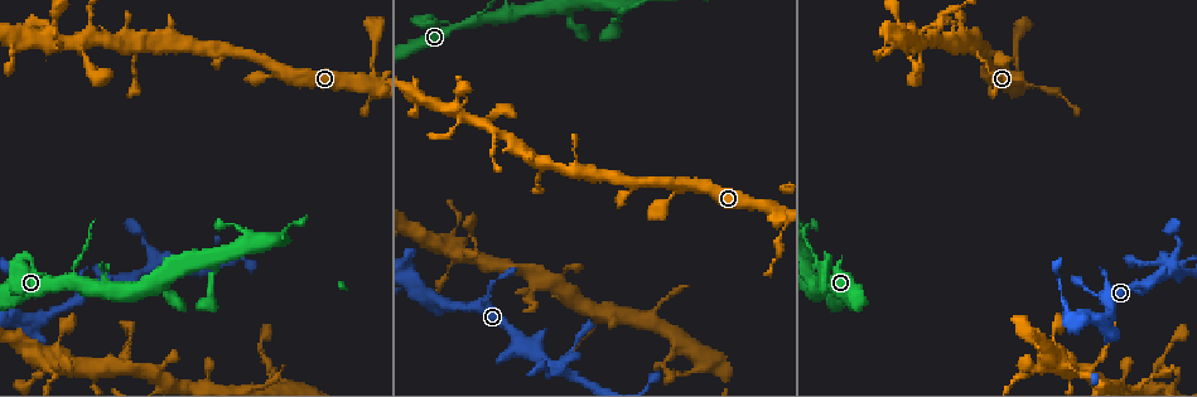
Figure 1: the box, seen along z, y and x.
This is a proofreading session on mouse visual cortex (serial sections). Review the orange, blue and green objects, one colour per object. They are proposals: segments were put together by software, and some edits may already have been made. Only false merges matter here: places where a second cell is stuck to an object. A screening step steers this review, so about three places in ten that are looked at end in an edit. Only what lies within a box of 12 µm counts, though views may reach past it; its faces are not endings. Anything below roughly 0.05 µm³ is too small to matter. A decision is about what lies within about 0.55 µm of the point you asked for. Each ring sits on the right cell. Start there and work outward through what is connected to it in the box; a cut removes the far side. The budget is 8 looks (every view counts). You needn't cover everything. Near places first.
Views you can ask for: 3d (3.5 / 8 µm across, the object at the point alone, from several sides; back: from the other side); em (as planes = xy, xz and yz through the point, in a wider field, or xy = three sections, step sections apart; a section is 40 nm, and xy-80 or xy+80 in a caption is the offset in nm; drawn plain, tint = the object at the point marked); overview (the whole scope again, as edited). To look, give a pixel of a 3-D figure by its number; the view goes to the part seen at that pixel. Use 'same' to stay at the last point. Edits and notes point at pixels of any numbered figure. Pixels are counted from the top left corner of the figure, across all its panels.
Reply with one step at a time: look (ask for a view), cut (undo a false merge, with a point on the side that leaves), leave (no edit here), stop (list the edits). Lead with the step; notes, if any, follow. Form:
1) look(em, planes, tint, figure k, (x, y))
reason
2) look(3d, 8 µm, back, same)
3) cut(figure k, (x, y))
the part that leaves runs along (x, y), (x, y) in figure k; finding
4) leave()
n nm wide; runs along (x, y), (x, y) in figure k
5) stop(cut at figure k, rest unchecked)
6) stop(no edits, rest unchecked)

look(3d, 3.5 µm, back, figure 1, (554, 368))
thick turns thin

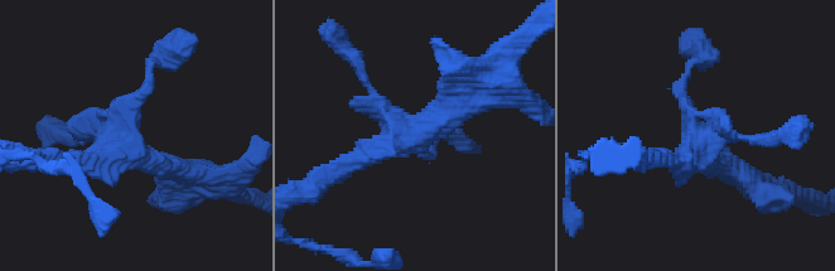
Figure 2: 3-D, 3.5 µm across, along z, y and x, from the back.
look(em, xy, step 5, tint, figure 2, (125, 151))
now the EM

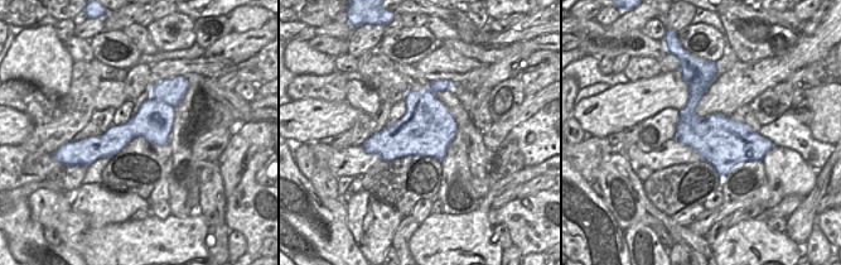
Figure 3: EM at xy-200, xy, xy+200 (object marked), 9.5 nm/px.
leave()
500 nm wide; runs along (477, 95), (434, 126), (333, 175) in figure 2; continuous, no second cell

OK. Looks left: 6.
look(3d, 3.5 µm, figure 1, (976, 39))
a narrow waist

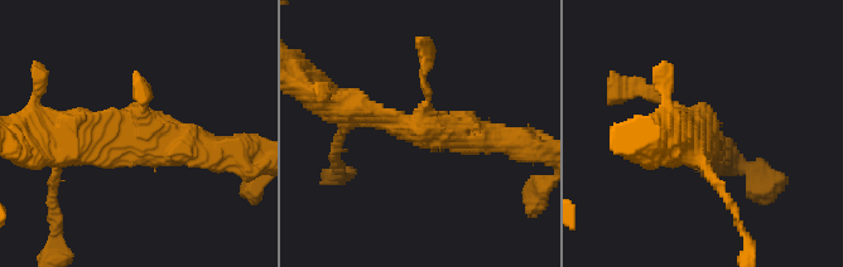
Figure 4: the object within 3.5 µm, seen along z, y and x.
look(em, xy, step 3, tint, figure 4, (145, 129))

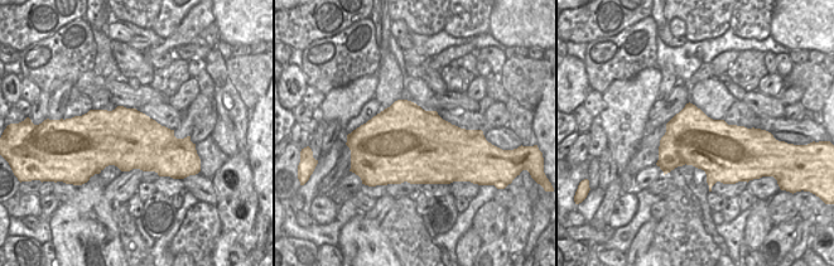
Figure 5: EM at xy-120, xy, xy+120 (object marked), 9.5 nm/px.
leave()
runs along (506, 141), (410, 129), (343, 108) in figure 4; all the same cell

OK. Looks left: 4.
look(3d, 3.5 µm, figure 1, (926, 41))

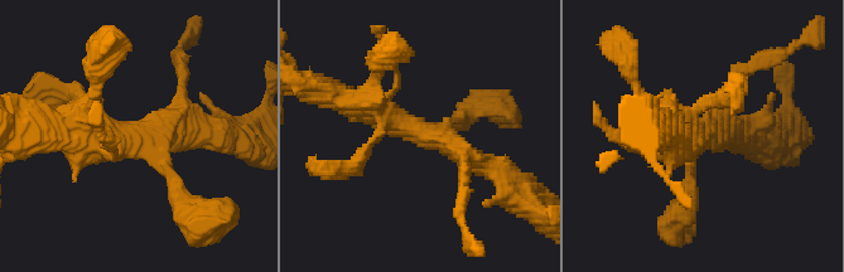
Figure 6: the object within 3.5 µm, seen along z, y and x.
look(em, xy, step 3, tint, figure 6, (704, 135))
now the EM

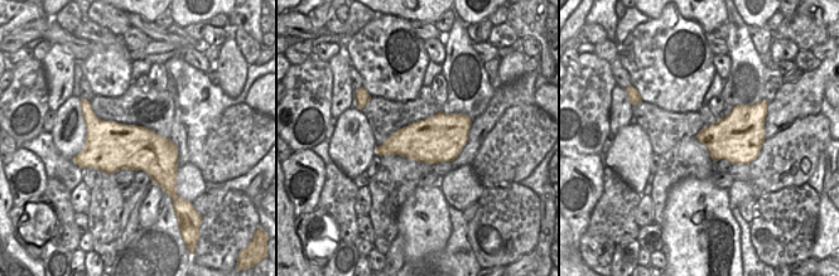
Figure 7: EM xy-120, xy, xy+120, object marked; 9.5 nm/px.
leave()
4 arms; arms of 150, 200, 350, 350 nm; runs along (515, 184), (442, 139), (367, 106) in figure 6; continuous, no second cell

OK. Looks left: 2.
stop(no edits, rest unchecked)

